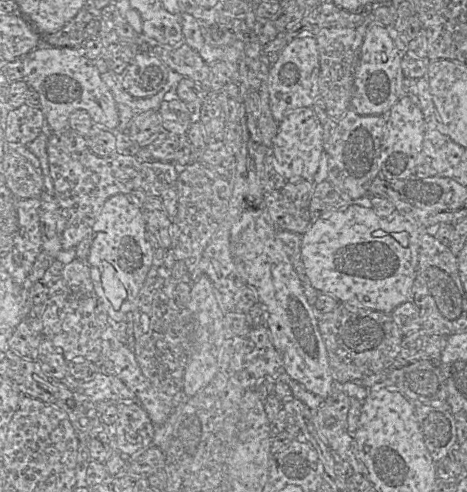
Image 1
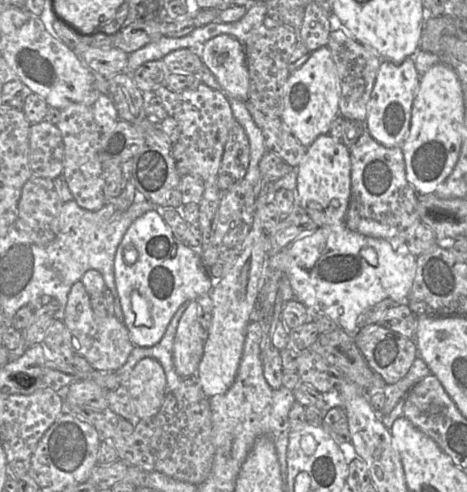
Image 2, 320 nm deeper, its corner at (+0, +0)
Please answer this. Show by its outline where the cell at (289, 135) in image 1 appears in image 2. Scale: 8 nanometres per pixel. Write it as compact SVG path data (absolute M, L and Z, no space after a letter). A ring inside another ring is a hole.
M328 134L320 135L307 148L303 160L295 169L297 171L295 194L308 216L319 227L345 225L351 195L350 149Z

